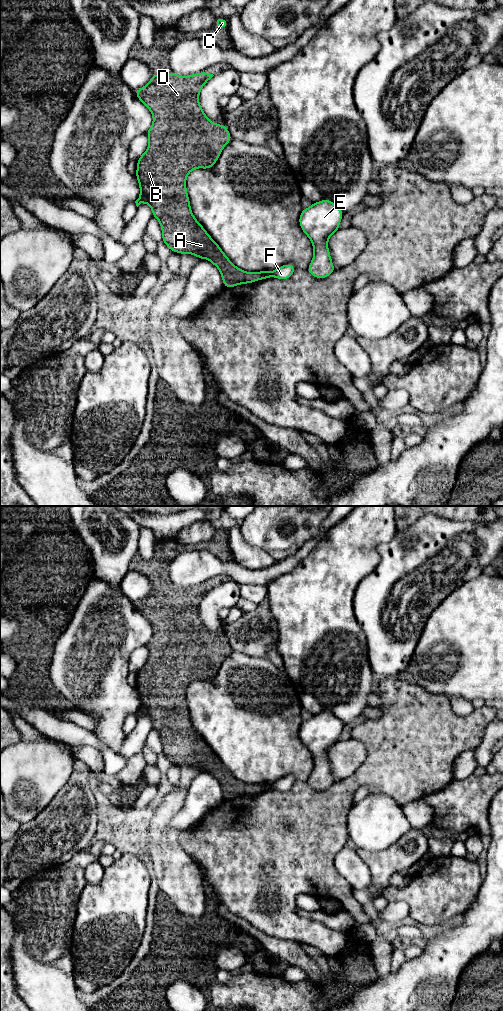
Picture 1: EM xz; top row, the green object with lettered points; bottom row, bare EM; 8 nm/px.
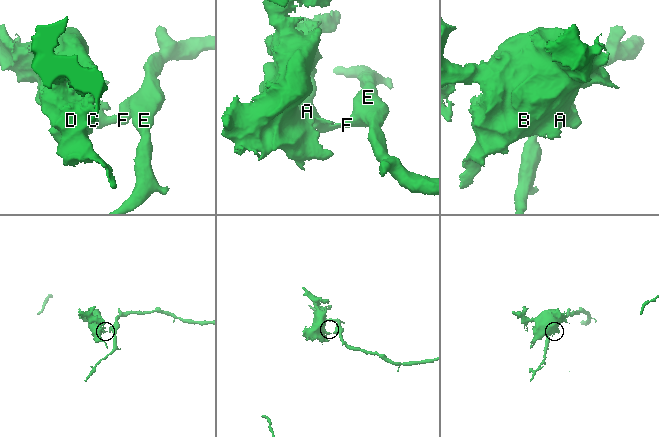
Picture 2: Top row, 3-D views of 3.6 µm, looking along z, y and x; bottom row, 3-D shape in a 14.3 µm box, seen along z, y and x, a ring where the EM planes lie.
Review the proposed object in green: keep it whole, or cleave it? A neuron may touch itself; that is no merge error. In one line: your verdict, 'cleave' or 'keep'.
cleave

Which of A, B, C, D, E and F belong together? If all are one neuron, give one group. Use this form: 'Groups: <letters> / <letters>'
Groups: A B C D / E F

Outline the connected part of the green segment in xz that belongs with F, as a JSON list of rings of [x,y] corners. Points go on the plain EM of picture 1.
[[[285,776],[273,783],[273,789],[280,792],[286,792],[292,788],[295,782],[296,779],[293,776]]]

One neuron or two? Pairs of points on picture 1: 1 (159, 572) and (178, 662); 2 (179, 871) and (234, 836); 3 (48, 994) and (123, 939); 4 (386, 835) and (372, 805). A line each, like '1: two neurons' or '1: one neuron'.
1: one neuron
2: two neurons
3: two neurons
4: one neuron

